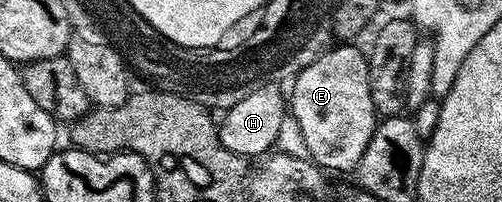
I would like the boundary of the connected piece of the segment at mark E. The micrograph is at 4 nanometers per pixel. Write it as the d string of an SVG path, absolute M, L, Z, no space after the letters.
M340 44L327 51L304 68L295 77L294 90L287 98L287 110L298 121L303 134L307 152L312 161L323 164L326 171L356 171L359 160L363 160L363 152L367 152L367 144L371 144L371 136L377 131L379 115L371 100L371 84L369 83L369 59L361 61L360 51L353 44Z

